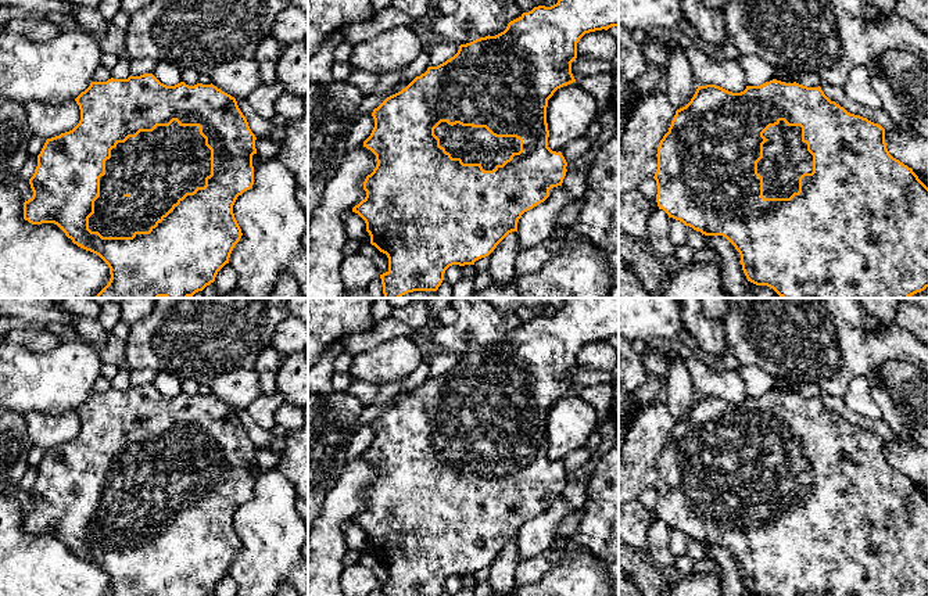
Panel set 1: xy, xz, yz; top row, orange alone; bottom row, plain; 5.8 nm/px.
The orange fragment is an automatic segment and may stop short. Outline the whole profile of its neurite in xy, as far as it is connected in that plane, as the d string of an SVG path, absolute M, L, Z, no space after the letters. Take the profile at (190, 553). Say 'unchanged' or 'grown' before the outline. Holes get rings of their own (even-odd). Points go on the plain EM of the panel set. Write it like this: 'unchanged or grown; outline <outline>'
grown; outline M144 384L128 389L111 388L107 392L92 392L75 412L80 420L80 431L72 441L46 450L37 466L36 481L29 489L33 506L24 513L24 529L32 535L54 534L74 554L98 566L110 578L111 589L107 596L209 596L214 593L218 582L229 574L230 564L243 546L233 516L237 507L254 495L252 466L257 464L257 448L236 409L212 394L189 396L180 392L166 396L153 384Z

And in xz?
grown; outline M565 298L565 305L556 315L534 317L510 331L504 342L461 355L454 367L437 377L429 377L405 399L387 407L373 420L375 438L363 452L363 457L376 466L377 475L363 492L366 507L352 518L352 523L365 531L370 554L388 568L388 581L380 585L383 596L441 596L444 584L449 577L474 575L476 571L488 567L509 543L517 542L517 532L524 523L544 513L552 498L562 496L567 473L560 462L556 463L548 457L548 410L558 399L576 392L572 373L577 369L580 349L585 344L608 341L612 337L619 337L619 298Z

